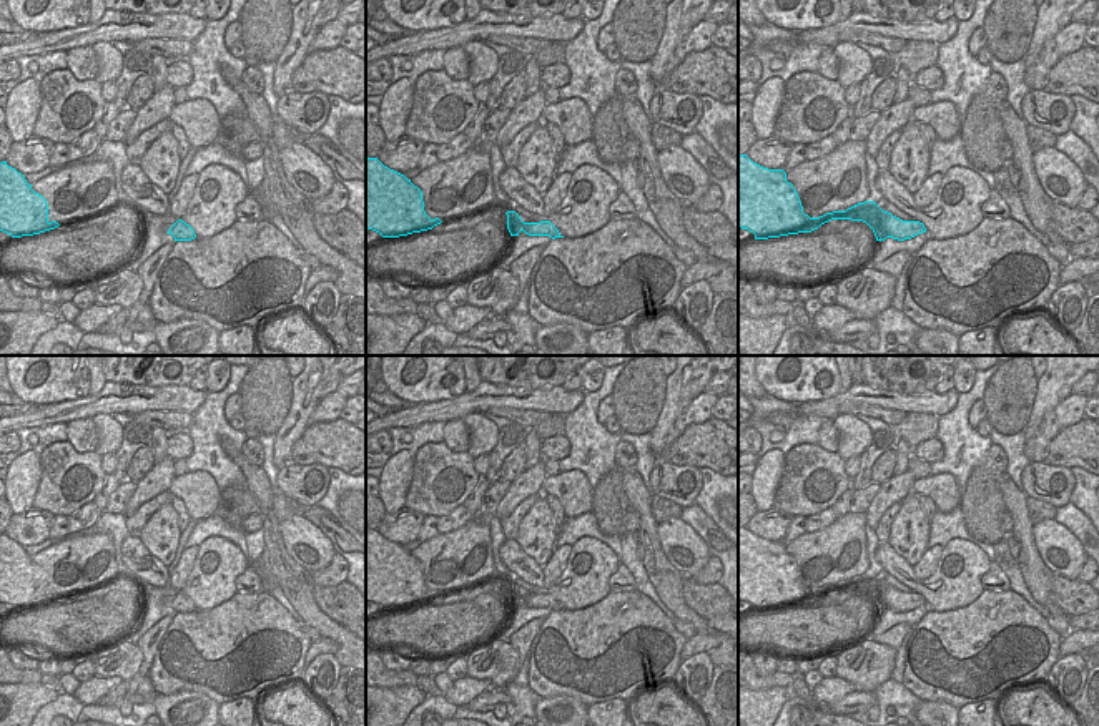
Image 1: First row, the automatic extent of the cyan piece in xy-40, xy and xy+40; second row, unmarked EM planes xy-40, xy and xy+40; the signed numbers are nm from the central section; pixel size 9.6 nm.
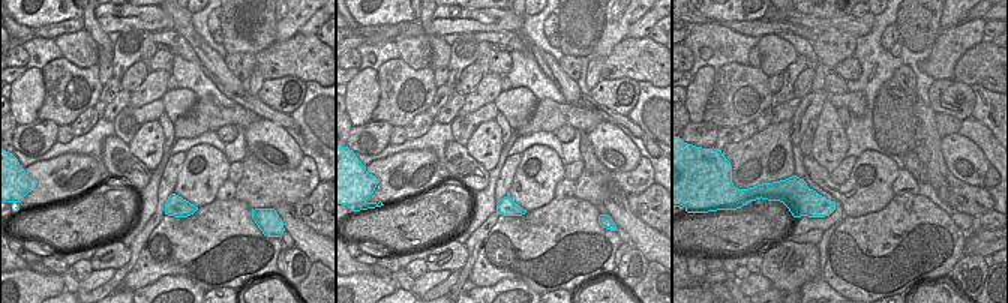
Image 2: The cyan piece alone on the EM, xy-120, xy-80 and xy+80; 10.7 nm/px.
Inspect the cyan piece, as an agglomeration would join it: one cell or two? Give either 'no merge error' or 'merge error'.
no merge error

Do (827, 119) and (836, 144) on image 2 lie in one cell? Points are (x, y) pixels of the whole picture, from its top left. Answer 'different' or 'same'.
same

